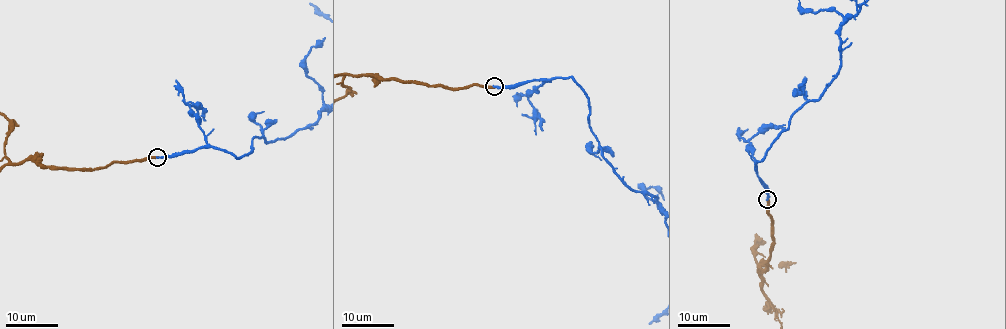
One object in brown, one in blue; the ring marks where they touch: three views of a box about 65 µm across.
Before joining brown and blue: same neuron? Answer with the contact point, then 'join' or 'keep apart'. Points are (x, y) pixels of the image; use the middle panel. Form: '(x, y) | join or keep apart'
(494, 86) | keep apart

